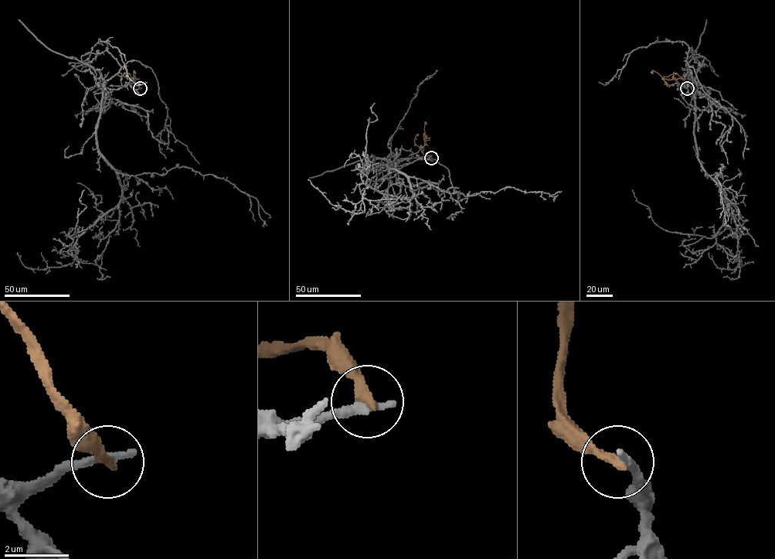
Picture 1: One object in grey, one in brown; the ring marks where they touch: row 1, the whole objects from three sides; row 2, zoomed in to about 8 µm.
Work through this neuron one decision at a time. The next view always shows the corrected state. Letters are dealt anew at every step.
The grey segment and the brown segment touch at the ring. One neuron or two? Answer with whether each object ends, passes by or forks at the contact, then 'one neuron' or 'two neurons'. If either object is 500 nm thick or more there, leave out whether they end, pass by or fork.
grey ends; brown ends; two neurons

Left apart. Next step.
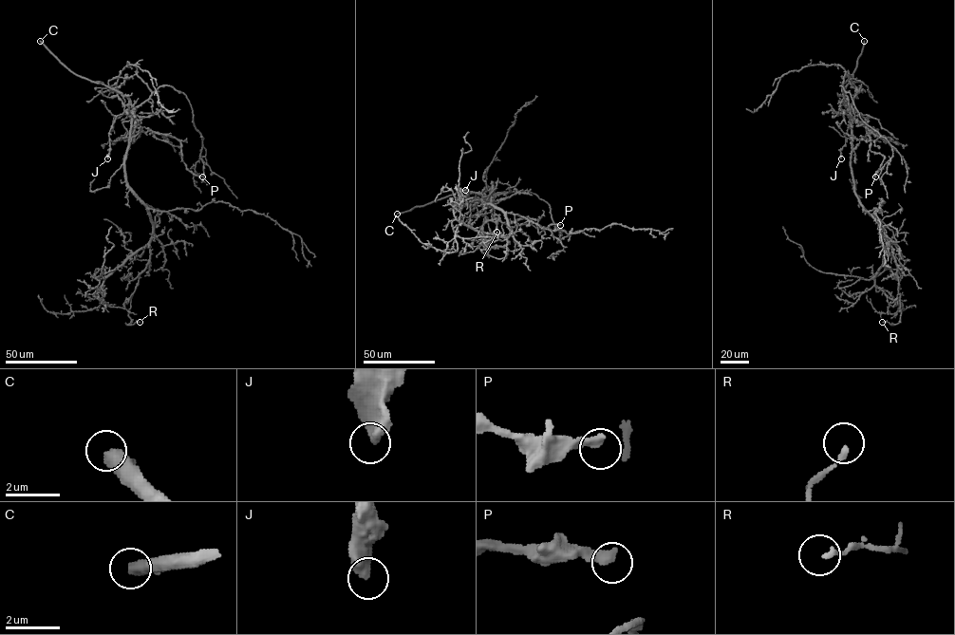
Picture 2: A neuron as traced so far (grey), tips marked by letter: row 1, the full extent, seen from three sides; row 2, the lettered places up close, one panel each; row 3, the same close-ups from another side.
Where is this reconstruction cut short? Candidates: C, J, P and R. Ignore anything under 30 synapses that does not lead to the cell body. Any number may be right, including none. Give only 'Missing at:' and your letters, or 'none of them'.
Missing at: C

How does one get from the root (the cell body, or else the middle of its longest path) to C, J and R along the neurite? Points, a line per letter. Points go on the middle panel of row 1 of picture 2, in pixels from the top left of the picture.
C: (483, 201), (490, 198), (473, 192), (460, 191), (397, 214)
J: (483, 201), (491, 196), (470, 198), (465, 190)
R: (483, 201), (504, 214), (510, 231), (506, 245), (485, 250), (488, 249), (484, 243), (496, 232)

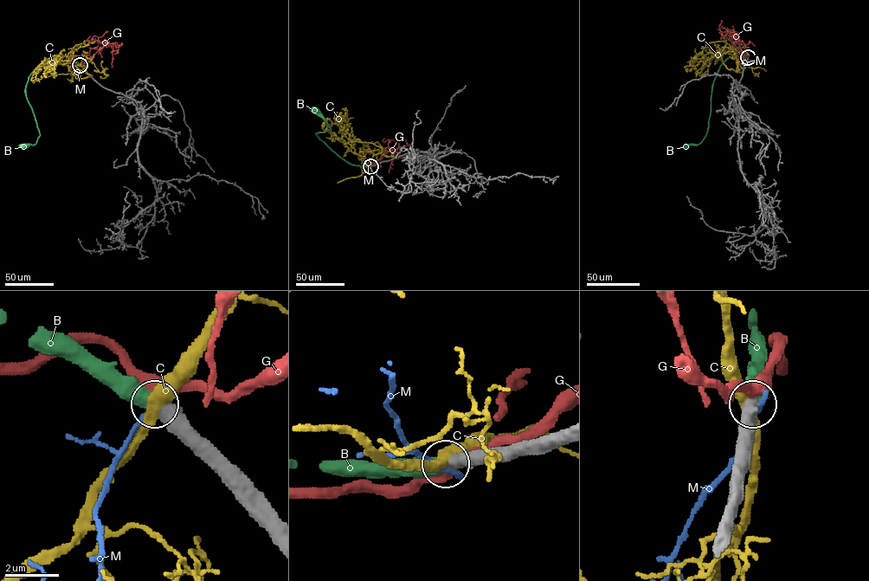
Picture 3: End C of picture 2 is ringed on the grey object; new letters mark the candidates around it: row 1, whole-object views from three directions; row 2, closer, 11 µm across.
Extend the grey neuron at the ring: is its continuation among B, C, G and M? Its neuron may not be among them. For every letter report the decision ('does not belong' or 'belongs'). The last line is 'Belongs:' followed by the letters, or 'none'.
B: belongs
C: does not belong
G: does not belong
M: does not belong
Belongs: B

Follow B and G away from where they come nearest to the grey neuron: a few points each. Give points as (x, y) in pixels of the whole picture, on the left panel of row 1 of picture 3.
B: (80, 65), (74, 61), (46, 61), (32, 73), (25, 93), (40, 136), (35, 144), (23, 146)
G: (80, 64), (101, 48), (103, 42), (93, 39), (76, 45), (67, 58), (67, 67)

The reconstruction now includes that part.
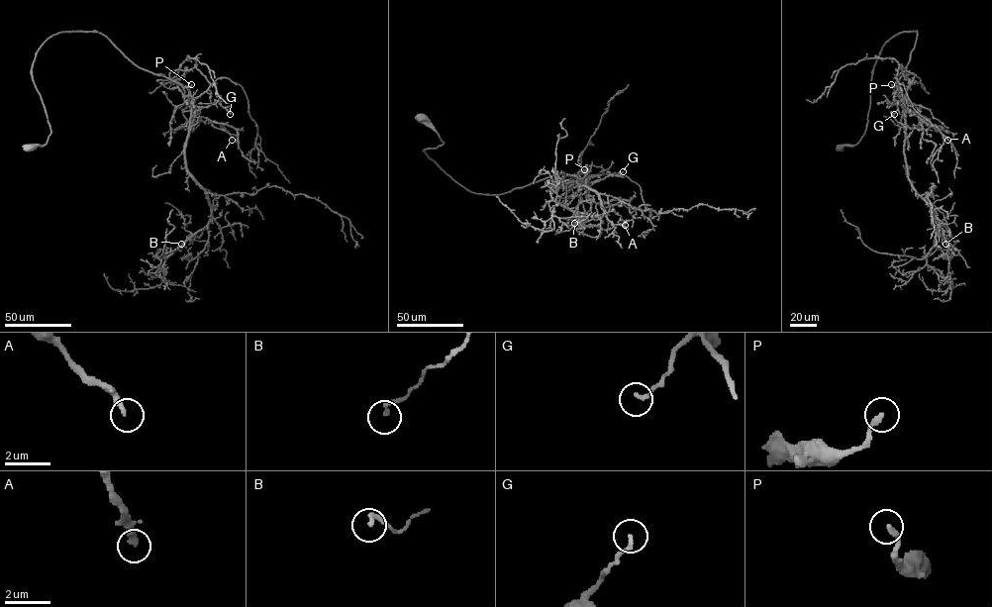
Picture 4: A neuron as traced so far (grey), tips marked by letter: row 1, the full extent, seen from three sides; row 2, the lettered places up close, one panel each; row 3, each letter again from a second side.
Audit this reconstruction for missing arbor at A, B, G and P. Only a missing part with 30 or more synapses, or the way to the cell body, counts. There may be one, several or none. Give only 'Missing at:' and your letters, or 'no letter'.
Missing at: no letter

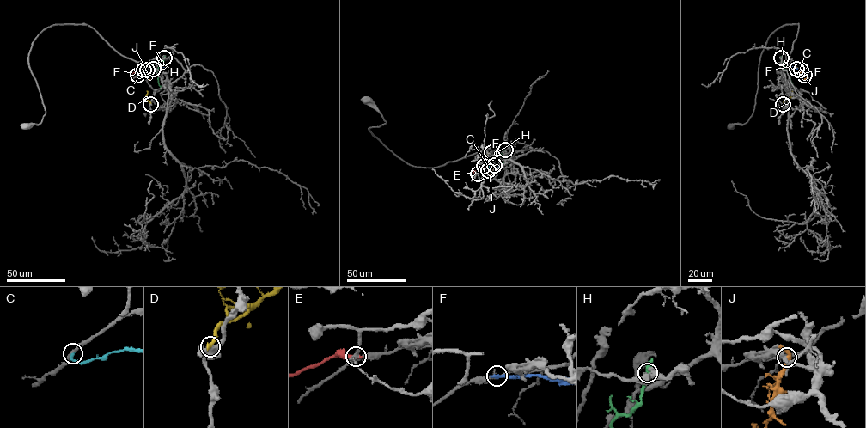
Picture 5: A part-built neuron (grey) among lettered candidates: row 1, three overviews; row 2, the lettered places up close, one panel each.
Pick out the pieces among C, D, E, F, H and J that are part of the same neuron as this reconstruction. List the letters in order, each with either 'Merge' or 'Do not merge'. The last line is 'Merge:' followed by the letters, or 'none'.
C: Do not merge
D: Do not merge
E: Do not merge
F: Do not merge
H: Do not merge
J: Do not merge
Merge: none

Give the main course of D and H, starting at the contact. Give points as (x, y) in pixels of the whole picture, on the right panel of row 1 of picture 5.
D: (783, 104), (791, 95), (792, 91)
H: (781, 58), (795, 90)

